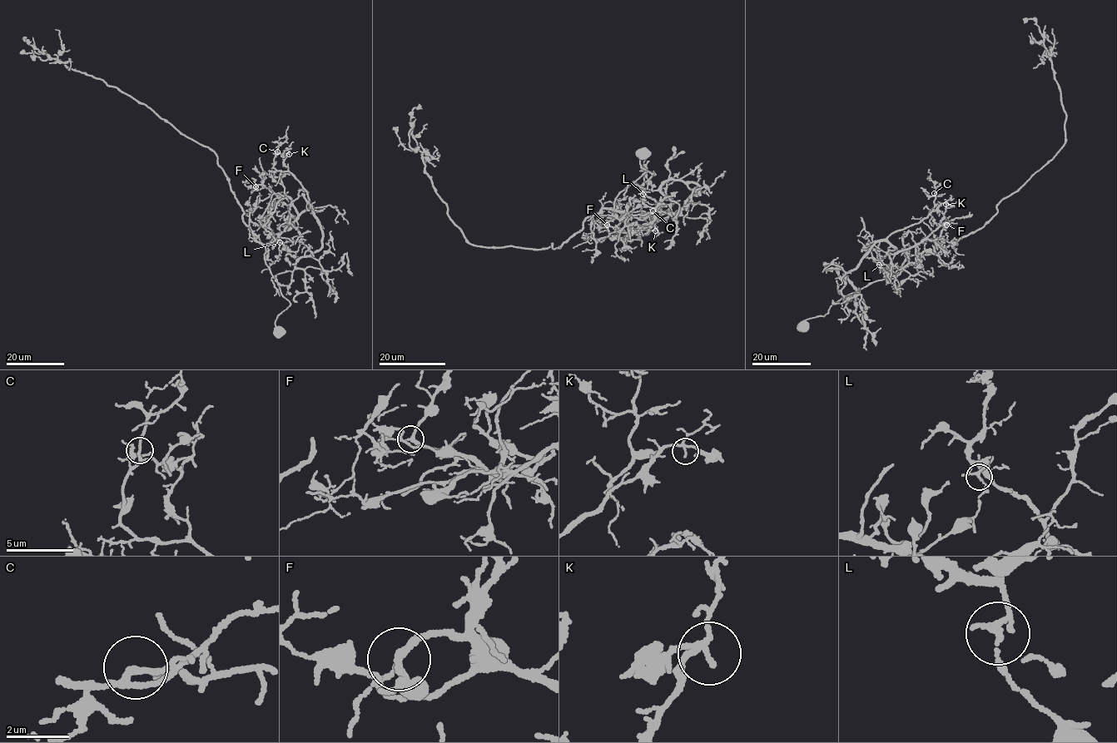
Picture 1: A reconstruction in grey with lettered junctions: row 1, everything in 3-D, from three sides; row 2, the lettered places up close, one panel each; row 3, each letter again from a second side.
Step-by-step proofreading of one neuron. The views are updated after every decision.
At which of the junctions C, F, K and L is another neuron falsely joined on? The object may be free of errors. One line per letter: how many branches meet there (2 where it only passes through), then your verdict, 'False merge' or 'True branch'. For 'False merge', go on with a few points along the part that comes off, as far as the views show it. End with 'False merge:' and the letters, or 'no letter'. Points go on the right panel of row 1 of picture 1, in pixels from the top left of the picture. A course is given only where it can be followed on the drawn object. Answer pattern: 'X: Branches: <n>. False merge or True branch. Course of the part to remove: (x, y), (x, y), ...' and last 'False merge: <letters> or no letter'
C: Branches: 3. True branch
F: Branches: 3. True branch
K: Branches: 3. True branch
L: Branches: 3. False merge. Course of the part to remove: (880, 265), (888, 253), (897, 251), (882, 240), (844, 274), (863, 304), (865, 328), (876, 345)
False merge: L

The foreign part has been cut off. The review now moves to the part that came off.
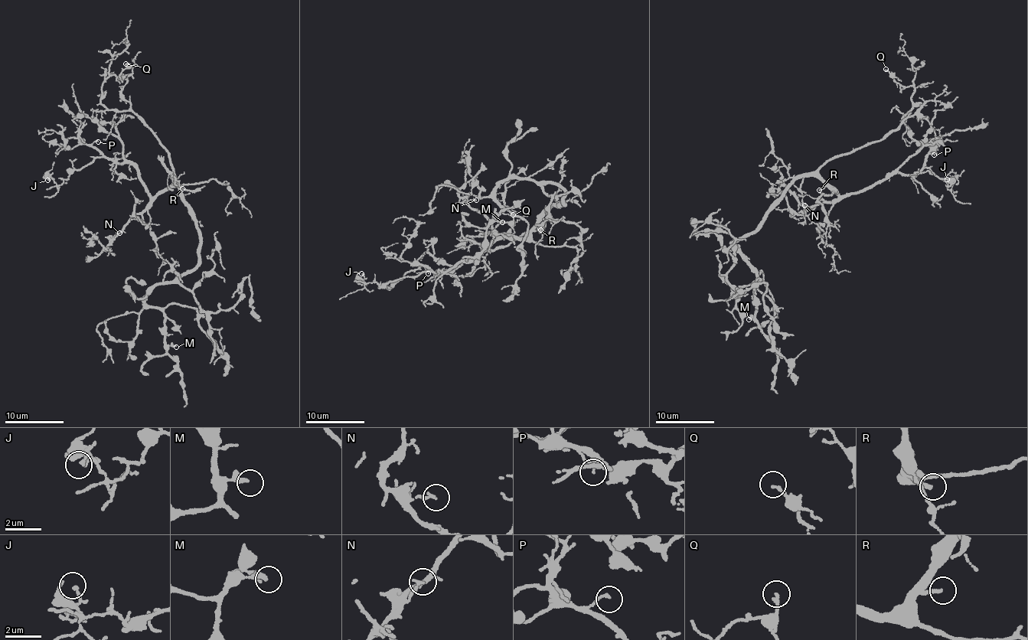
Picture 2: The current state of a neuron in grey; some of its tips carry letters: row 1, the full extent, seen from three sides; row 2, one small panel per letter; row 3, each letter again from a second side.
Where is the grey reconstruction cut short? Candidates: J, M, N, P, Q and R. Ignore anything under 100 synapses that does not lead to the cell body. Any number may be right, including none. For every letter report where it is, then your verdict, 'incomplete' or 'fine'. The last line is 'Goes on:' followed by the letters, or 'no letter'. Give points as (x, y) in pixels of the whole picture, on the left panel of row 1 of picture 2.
J: at (47, 180); fine
M: at (176, 347); fine
N: at (119, 233); fine
P: at (98, 142); fine
Q: at (125, 63); fine
R: at (182, 188); incomplete
Goes on: R

